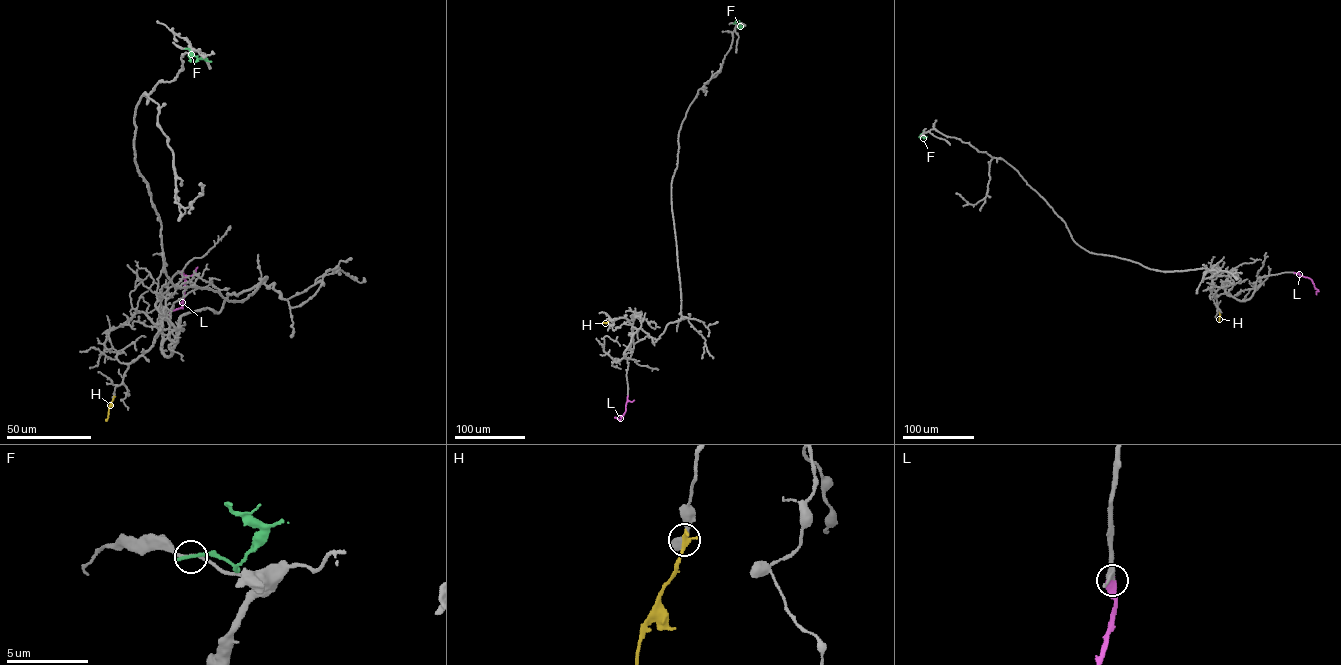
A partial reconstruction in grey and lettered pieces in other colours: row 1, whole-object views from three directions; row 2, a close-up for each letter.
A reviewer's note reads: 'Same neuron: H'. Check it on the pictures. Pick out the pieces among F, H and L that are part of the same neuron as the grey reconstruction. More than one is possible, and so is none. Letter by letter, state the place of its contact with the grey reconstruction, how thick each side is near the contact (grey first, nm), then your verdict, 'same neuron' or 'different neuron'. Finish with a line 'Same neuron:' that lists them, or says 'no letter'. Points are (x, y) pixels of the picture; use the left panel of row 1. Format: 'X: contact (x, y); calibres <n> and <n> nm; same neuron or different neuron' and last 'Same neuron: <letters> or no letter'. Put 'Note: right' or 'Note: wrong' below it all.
F: contact (184, 48); calibres 190 and 260 nm; different neuron
H: contact (113, 397); calibres 440 and 300 nm; different neuron
L: contact (180, 271); calibres 280 and 480 nm; same neuron
Same neuron: L
Note: wrong

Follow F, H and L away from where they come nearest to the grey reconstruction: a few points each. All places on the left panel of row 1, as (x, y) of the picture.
F: (184, 48), (198, 58), (211, 61)
H: (114, 396), (106, 421)
L: (179, 271), (185, 279), (183, 304), (170, 312), (170, 318)

